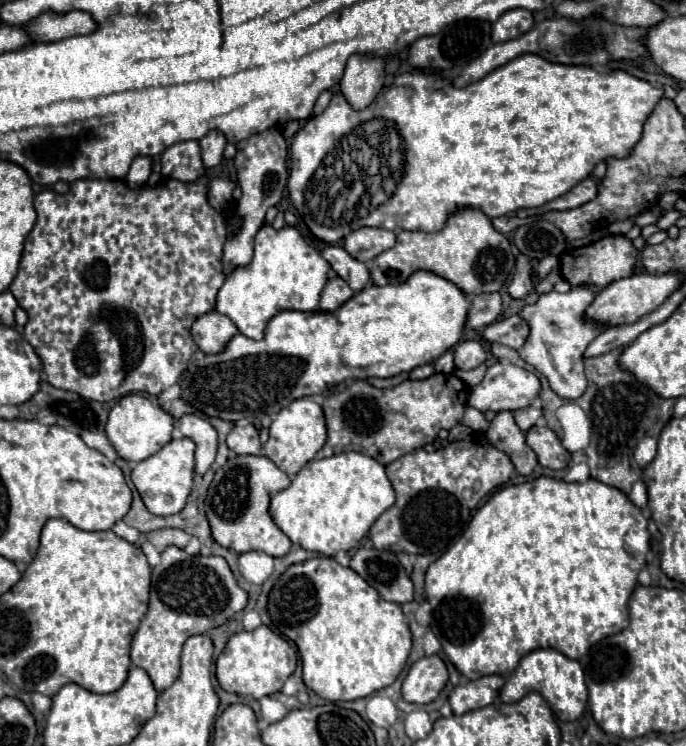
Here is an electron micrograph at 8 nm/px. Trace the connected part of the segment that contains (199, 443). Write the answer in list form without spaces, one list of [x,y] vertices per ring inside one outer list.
[[[195,414],[183,416],[179,420],[179,428],[181,428],[183,436],[187,436],[195,442],[195,446],[197,446],[195,448],[195,474],[203,476],[215,460],[217,432],[207,420],[203,420]]]

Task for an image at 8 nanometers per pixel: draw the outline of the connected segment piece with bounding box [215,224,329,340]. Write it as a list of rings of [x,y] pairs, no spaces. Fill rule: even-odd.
[[[263,224],[255,236],[255,254],[247,266],[235,268],[217,294],[215,310],[233,320],[239,332],[247,338],[261,340],[267,322],[281,310],[311,312],[319,308],[321,290],[327,282],[329,264],[321,254],[307,244],[301,232],[293,226],[275,230]]]

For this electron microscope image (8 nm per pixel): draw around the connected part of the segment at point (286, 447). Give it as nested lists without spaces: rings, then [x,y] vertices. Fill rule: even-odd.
[[[299,398],[277,414],[277,418],[269,428],[269,440],[263,448],[265,448],[265,456],[273,460],[277,468],[281,468],[291,476],[297,474],[303,468],[303,464],[315,458],[317,450],[323,448],[325,440],[327,440],[327,424],[325,424],[323,408],[311,398]]]

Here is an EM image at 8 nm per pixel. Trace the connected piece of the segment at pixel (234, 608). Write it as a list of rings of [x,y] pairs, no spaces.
[[[169,546],[161,552],[161,562],[153,568],[151,578],[151,598],[149,610],[141,620],[137,634],[131,644],[131,662],[143,668],[155,690],[167,690],[179,676],[179,656],[183,642],[193,634],[203,634],[235,612],[243,610],[247,604],[247,592],[243,592],[221,556],[195,556],[191,558],[185,550]]]

